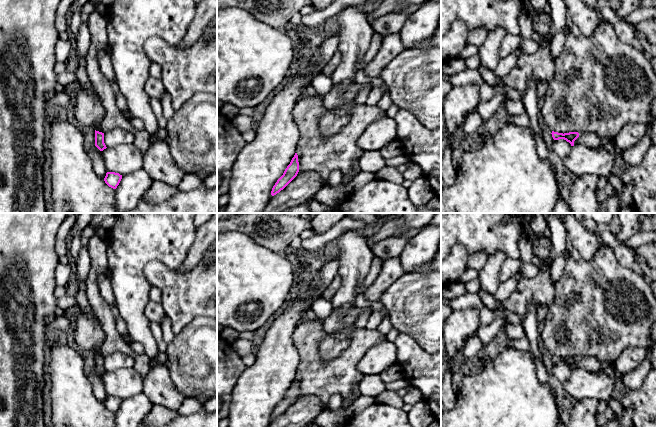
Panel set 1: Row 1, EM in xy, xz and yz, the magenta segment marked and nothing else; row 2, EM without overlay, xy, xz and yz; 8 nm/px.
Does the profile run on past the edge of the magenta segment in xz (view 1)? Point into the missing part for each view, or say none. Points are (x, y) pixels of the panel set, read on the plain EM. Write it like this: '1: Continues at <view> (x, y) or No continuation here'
1: No continuation here

